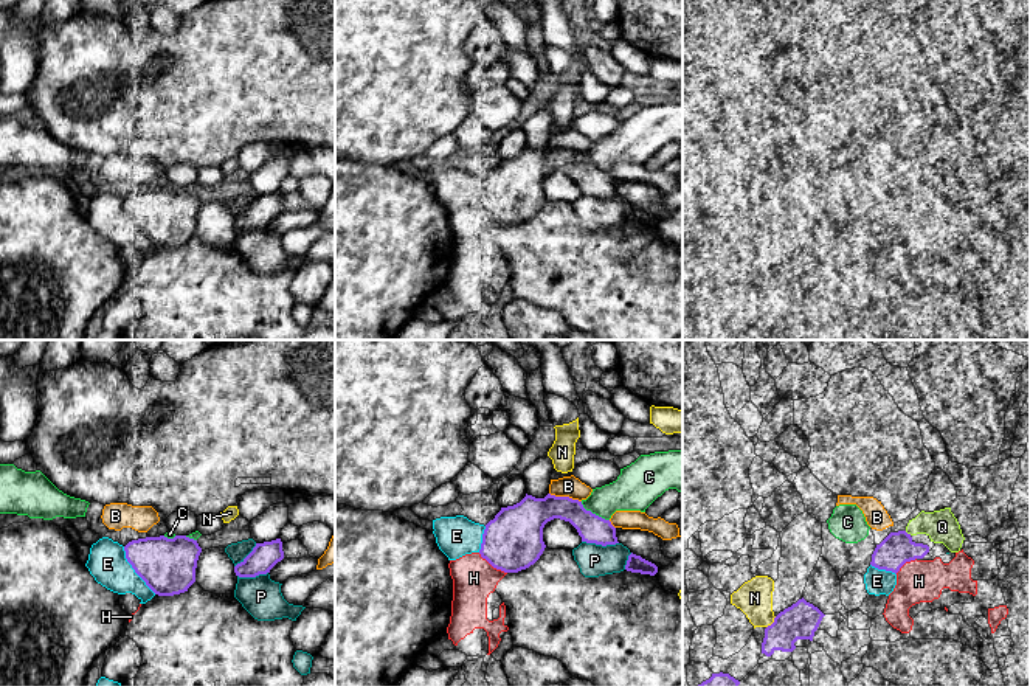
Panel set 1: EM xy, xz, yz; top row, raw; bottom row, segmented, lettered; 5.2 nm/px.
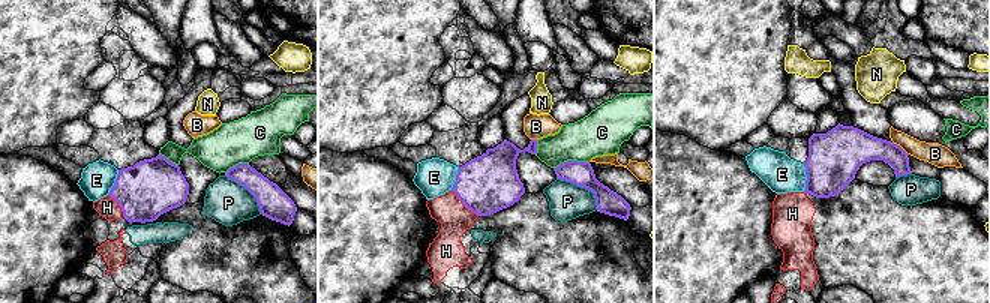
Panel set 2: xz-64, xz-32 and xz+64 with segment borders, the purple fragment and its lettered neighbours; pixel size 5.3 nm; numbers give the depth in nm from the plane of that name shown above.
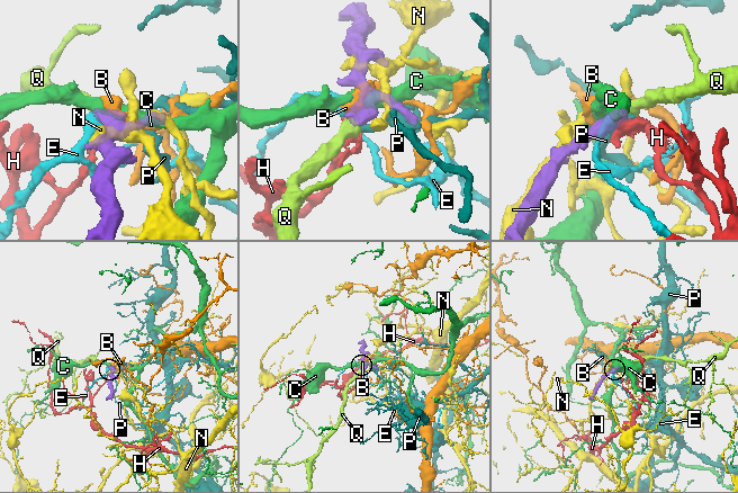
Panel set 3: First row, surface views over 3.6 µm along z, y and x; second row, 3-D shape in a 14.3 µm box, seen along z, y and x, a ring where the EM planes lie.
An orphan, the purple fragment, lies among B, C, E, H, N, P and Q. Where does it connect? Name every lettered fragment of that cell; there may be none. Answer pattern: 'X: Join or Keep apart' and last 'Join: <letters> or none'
B: Keep apart
C: Keep apart
E: Keep apart
H: Keep apart
N: Keep apart
P: Keep apart
Q: Join
Join: Q

